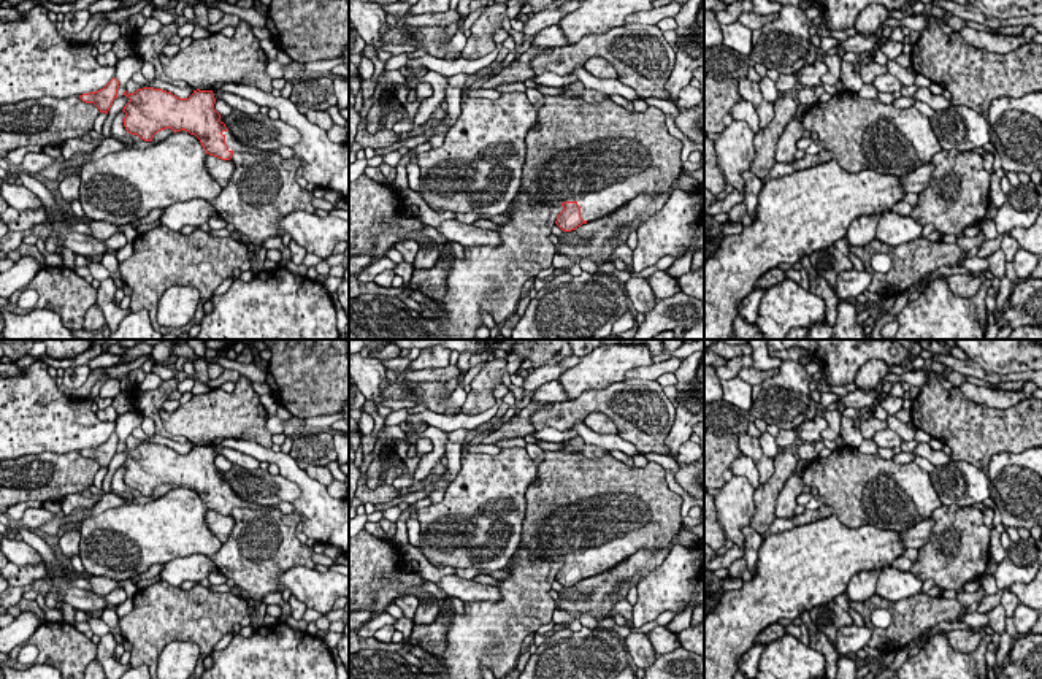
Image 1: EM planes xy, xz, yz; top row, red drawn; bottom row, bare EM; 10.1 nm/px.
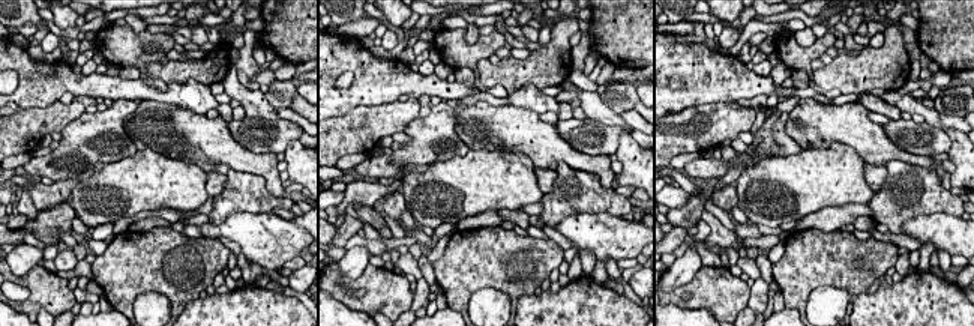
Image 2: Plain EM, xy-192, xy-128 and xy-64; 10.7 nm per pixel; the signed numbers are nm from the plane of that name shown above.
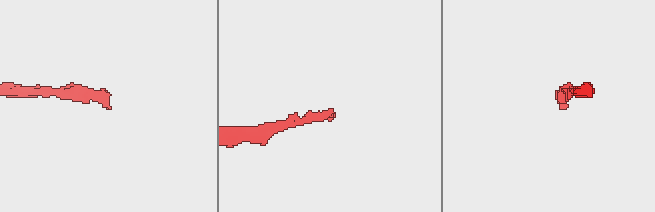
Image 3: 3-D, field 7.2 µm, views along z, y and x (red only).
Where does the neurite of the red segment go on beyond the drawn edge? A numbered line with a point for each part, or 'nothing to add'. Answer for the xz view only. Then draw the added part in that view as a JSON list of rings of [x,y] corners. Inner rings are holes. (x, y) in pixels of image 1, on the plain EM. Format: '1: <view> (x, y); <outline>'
1: xz (601, 511); [[[565,444],[544,451],[538,465],[539,484],[530,484],[525,492],[520,544],[530,550],[530,562],[576,557],[580,573],[592,577],[641,549],[668,547],[682,528],[682,498],[668,487],[665,468],[657,462],[631,468],[612,455],[587,458],[579,452],[568,454]]]

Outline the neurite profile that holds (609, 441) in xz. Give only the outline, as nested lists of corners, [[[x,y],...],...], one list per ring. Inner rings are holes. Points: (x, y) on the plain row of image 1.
[[[584,422],[576,424],[571,430],[577,433],[584,439],[585,444],[600,446],[607,451],[622,451],[626,455],[638,455],[638,449],[630,443],[620,438],[619,435],[598,435],[592,432]]]

